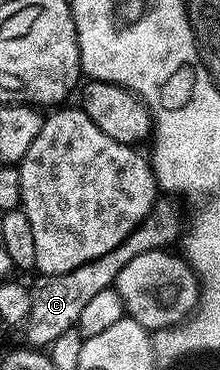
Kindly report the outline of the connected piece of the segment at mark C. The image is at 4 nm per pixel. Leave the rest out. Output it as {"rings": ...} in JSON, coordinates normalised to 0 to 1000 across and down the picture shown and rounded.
{"rings":[[[732,532],[700,546],[695,562],[650,586],[650,597],[541,659],[505,684],[468,684],[468,695],[432,695],[432,705],[395,705],[323,738],[264,743],[164,746],[168,757],[141,765],[132,800],[141,803],[141,846],[114,859],[109,924],[155,943],[218,941],[250,911],[336,892],[364,868],[364,846],[414,822],[418,805],[468,784],[509,778],[532,762],[541,727],[595,705],[632,684],[673,678],[741,678],[782,670],[832,632],[832,592],[823,603],[823,559],[800,535]]]}

